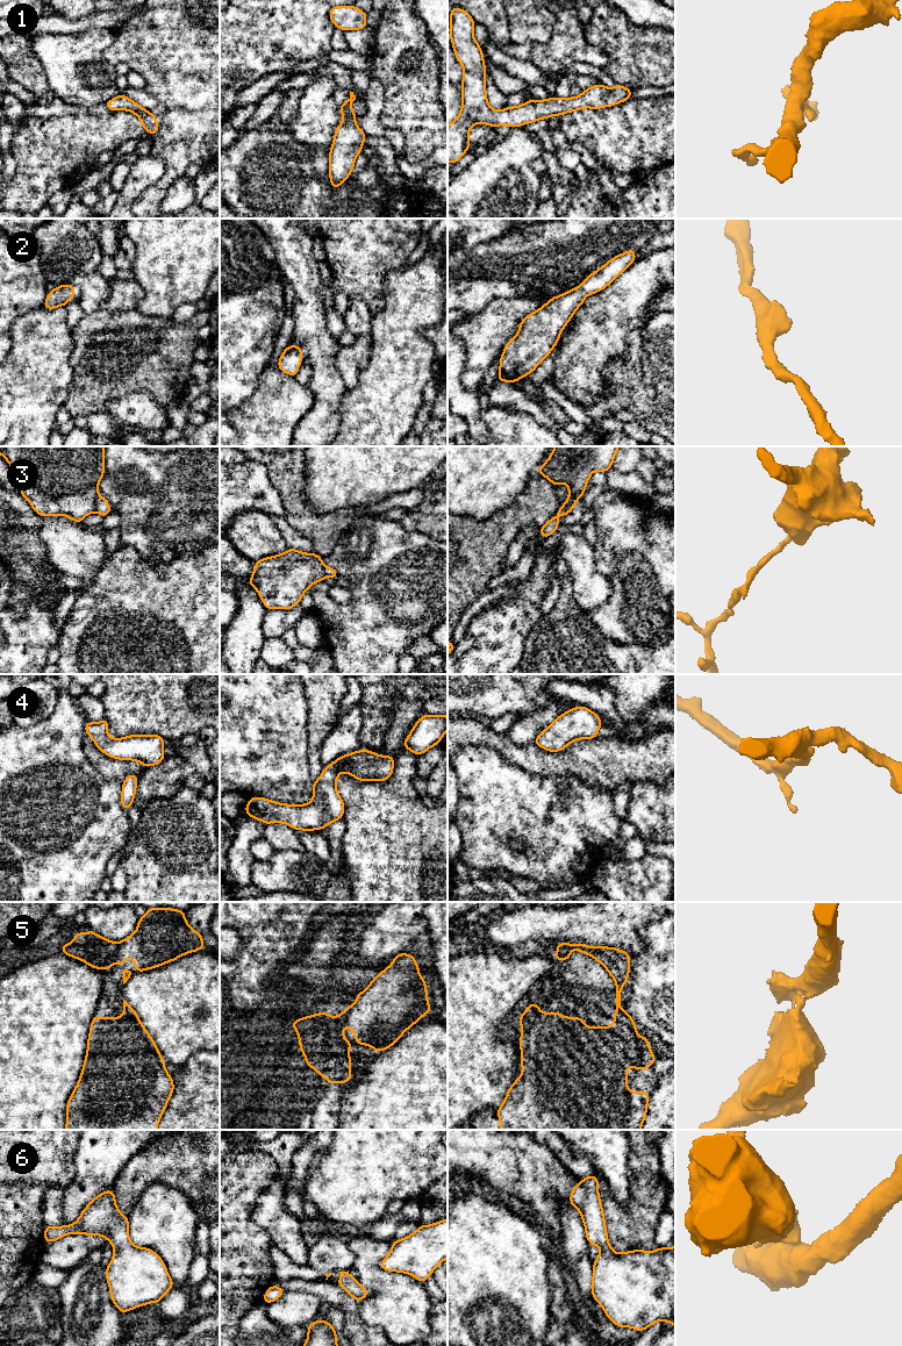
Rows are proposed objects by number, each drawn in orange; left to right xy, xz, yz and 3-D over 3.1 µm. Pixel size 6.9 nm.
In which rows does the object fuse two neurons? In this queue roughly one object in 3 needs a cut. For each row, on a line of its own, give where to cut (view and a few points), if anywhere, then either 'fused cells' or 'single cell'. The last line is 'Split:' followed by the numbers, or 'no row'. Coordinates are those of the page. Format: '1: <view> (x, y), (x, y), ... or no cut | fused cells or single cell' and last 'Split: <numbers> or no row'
1: no cut | single cell
2: no cut | single cell
3: xy (98, 494), (94, 501), (94, 510) | fused cells
4: no cut | single cell
5: no cut | single cell
6: no cut | single cell
Split: 3

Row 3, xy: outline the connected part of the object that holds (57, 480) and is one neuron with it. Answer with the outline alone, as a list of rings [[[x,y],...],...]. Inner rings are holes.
[[[0,446],[21,484],[21,495],[41,517],[63,515],[76,523],[95,511],[99,482],[105,473],[105,446]]]

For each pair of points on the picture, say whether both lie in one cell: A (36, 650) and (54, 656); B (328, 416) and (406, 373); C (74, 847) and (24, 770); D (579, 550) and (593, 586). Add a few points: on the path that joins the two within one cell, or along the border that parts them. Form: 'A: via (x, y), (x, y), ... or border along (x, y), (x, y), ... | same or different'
A: border along (56, 646), (49, 651), (45, 661) | different
B: border along (346, 389), (341, 399), (338, 427), (335, 434) | different
C: via (55, 828), (29, 802), (29, 795), (24, 789) | same
D: via (580, 559), (585, 577) | same

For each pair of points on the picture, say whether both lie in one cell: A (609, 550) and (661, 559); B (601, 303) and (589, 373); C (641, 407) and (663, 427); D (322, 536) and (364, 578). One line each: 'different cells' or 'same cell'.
A: same cell
B: same cell
C: same cell
D: different cells

